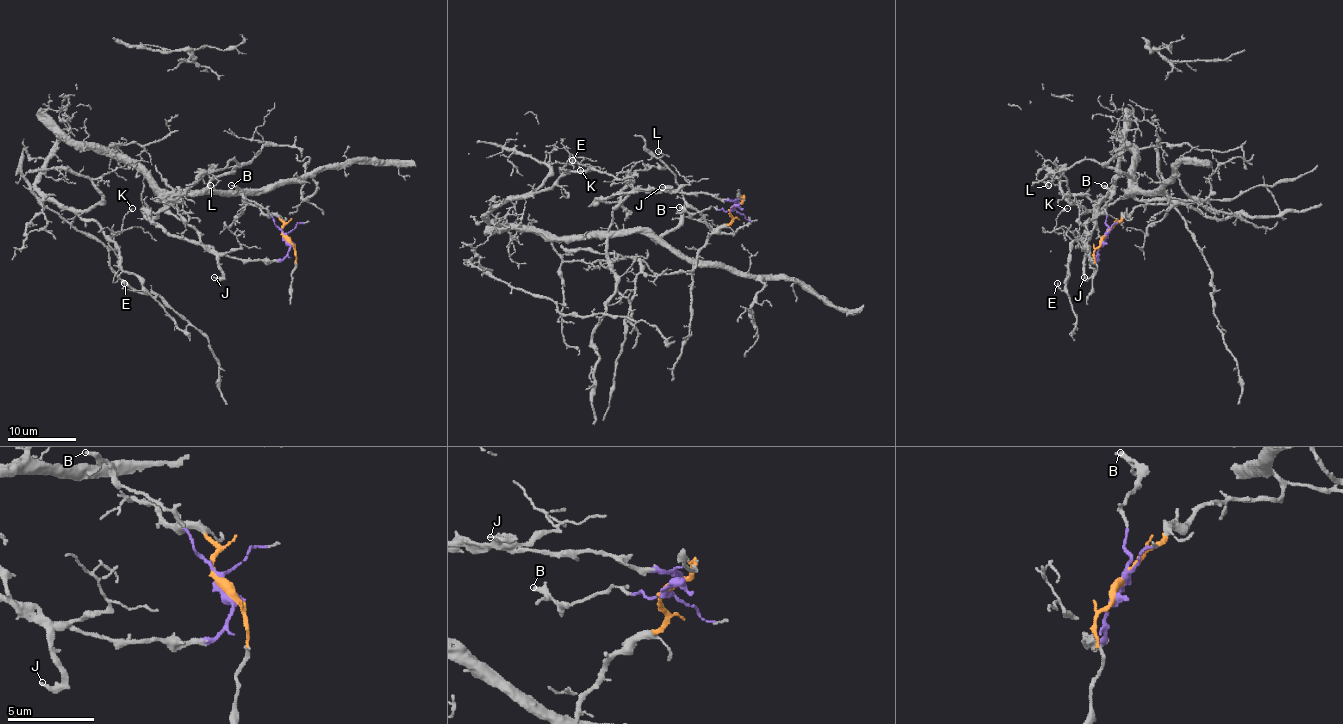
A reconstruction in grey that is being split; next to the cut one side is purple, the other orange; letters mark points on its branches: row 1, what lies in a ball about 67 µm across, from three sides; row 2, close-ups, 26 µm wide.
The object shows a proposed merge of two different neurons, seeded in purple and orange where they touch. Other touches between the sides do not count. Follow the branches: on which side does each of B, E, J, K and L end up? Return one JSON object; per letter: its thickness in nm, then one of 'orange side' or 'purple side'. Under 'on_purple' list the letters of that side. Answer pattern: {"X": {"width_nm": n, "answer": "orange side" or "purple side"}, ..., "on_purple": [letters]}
{"B": {"width_nm": 300, "answer": "purple side"}, "E": {"width_nm": 150, "answer": "orange side"}, "J": {"width_nm": 200, "answer": "purple side"}, "K": {"width_nm": 140, "answer": "orange side"}, "L": {"width_nm": 100, "answer": "orange side"}, "on_purple": ["B", "J"]}

